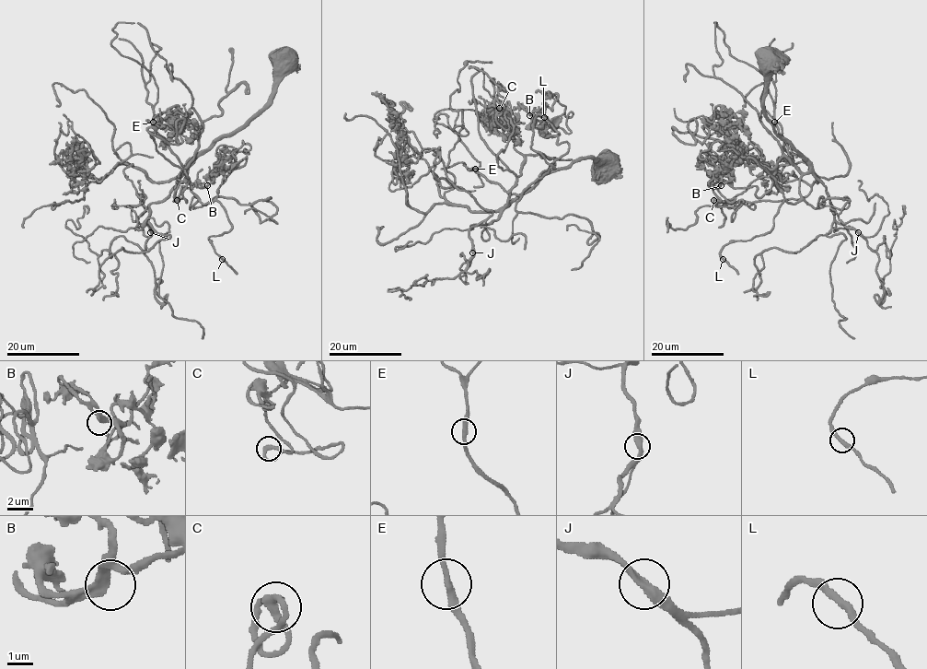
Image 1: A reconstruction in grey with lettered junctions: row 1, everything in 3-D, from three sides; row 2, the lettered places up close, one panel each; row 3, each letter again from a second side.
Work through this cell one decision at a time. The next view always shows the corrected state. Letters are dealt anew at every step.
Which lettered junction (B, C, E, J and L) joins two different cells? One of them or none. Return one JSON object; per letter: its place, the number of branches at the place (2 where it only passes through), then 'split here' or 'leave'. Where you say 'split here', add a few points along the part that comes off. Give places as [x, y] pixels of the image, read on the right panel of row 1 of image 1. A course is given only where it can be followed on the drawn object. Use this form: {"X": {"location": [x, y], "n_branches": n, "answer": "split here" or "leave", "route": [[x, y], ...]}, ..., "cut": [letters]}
{"B": {"location": [721, 185], "n_branches": 2, "answer": "leave"}, "C": {"location": [713, 200], "n_branches": 2, "answer": "leave"}, "E": {"location": [774, 122], "n_branches": 2, "answer": "leave"}, "J": {"location": [858, 232], "n_branches": 2, "answer": "leave"}, "L": {"location": [723, 259], "n_branches": 2, "answer": "leave"}, "cut": []}

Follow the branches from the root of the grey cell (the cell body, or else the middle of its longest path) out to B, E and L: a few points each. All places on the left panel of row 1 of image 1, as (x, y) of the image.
B: (282, 63), (272, 99), (188, 162), (190, 190), (206, 205), (247, 158), (237, 162), (222, 149), (207, 185)
E: (282, 63), (272, 99), (241, 126), (195, 155), (188, 162), (186, 172), (168, 143), (155, 129), (153, 122)
L: (282, 63), (272, 99), (187, 165), (191, 192), (204, 205), (217, 201), (231, 225), (209, 238), (222, 259)

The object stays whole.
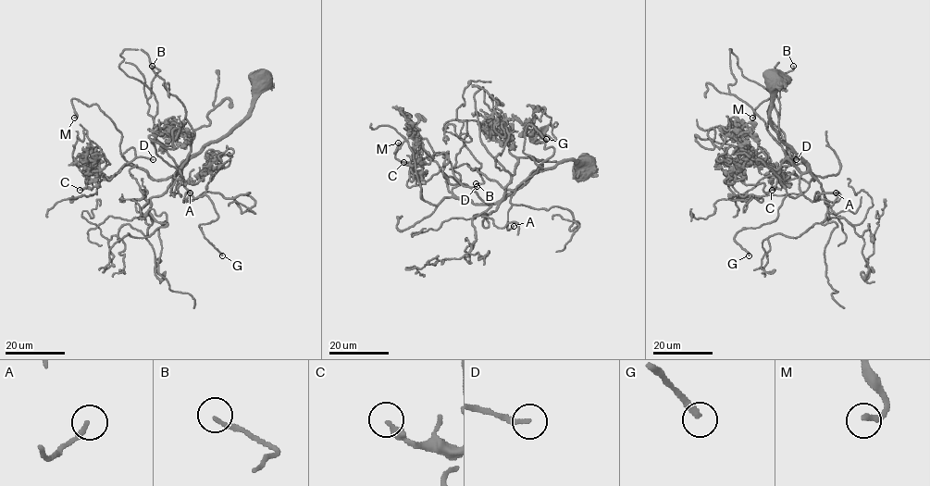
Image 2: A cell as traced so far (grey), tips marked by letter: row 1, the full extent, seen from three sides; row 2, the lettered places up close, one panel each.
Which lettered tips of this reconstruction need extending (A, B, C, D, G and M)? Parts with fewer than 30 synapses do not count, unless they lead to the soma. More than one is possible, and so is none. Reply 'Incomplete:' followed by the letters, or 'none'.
Incomplete: A, B, M

